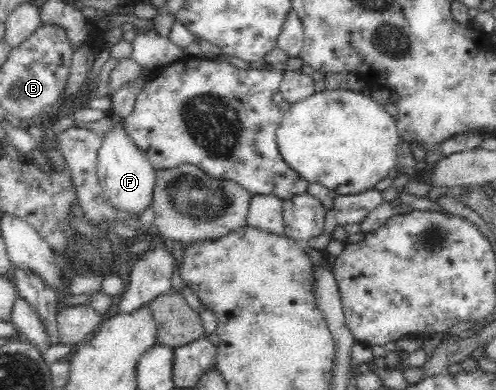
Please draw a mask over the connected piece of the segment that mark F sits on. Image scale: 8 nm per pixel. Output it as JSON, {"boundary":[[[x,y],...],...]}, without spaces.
{"boundary":[[[115,116],[111,123],[111,129],[101,137],[101,146],[97,152],[96,169],[103,195],[117,210],[140,215],[153,202],[156,170],[125,131],[124,120]]]}

